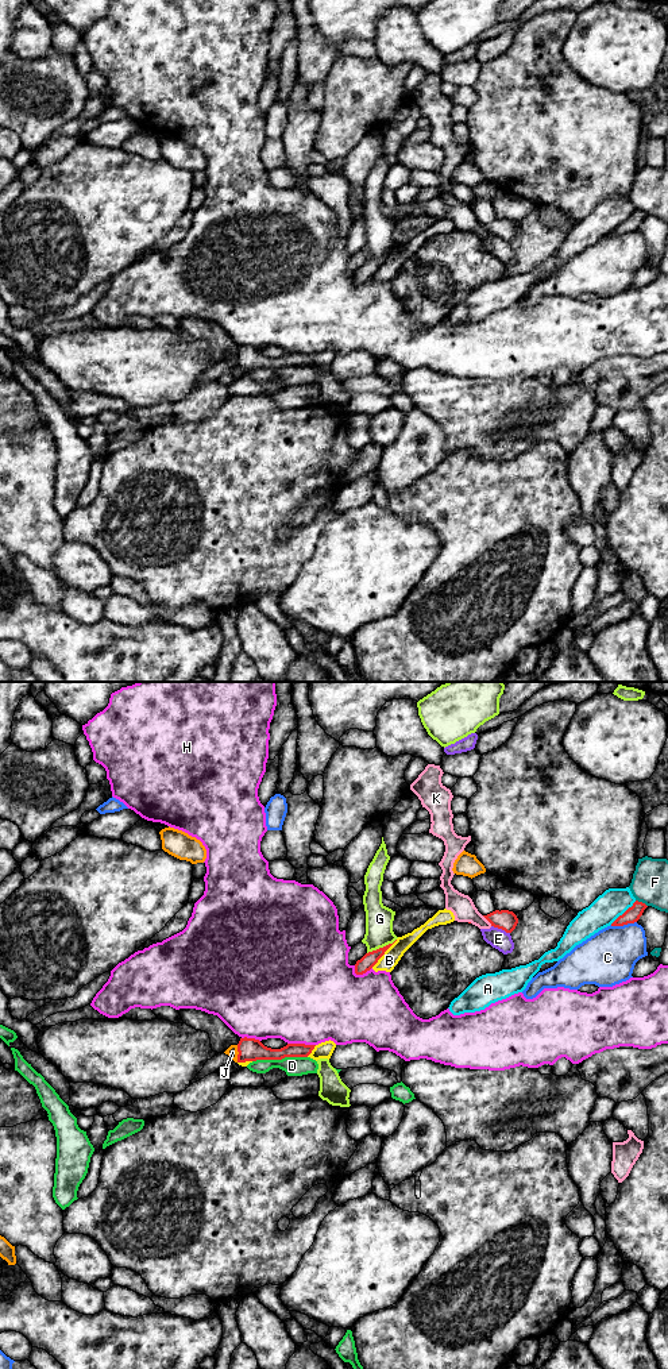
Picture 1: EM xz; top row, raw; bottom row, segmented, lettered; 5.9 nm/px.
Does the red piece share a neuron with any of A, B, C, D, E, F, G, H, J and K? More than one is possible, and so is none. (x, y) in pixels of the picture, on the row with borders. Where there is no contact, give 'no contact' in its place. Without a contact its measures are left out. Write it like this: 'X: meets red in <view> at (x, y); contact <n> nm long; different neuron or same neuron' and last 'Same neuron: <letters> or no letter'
A: meets red in xz at (624, 913); contact 220 nm long; different neuron
B: meets red in xz at (383, 953); contact 220 nm long; different neuron
C: meets red in xz at (622, 925); contact 160 nm long; different neuron
D: meets red in xz at (280, 1059); contact 320 nm long; different neuron
E: meets red in xz at (501, 928); contact 120 nm long; different neuron
F: meets red in xz at (641, 902); contact 80 nm long; different neuron
G: meets red in xz at (381, 948); contact 200 nm long; different neuron
H: meets red in xz at (301, 1044); contact 170 nm long; different neuron
J: meets red in xz at (239, 1053); contact 100 nm long; different neuron
K: meets red in xz at (487, 920); contact 90 nm long; different neuron
Same neuron: no letter

